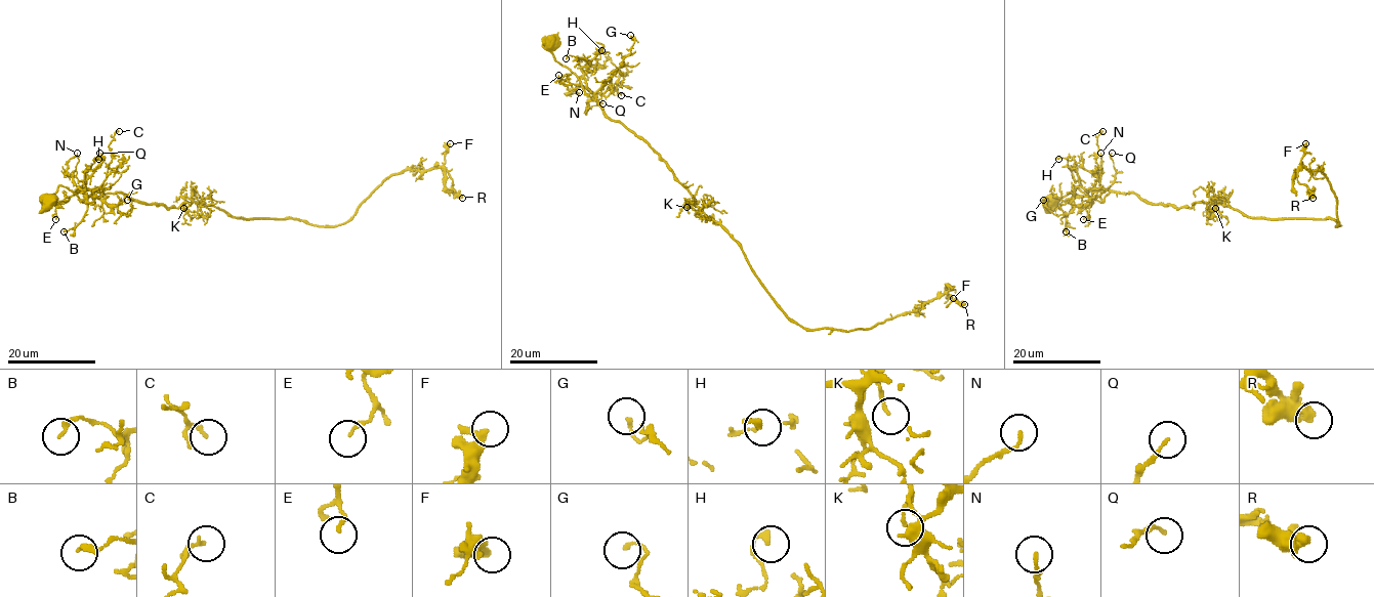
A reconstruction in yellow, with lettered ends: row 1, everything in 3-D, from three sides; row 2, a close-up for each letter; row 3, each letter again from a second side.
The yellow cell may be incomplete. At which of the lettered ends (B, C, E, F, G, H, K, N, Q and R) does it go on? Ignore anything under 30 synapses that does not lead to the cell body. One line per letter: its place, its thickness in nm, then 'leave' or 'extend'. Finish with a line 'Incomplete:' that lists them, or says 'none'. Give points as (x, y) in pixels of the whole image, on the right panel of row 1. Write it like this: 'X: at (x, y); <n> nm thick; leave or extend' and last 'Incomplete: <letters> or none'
B: at (1066, 231); 190 nm thick; leave
C: at (1102, 131); 120 nm thick; leave
E: at (1083, 219); 130 nm thick; leave
F: at (1305, 143); 240 nm thick; leave
G: at (1043, 200); 140 nm thick; leave
H: at (1058, 159); 220 nm thick; leave
K: at (1215, 208); 120 nm thick; leave
N: at (1100, 153); 130 nm thick; leave
Q: at (1112, 153); 120 nm thick; leave
R: at (1313, 198); 550 nm thick; leave
Incomplete: none

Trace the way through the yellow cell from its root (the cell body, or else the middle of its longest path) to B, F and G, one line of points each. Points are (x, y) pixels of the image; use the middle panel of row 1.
B: (551, 45), (552, 56), (579, 77), (584, 74), (580, 69), (590, 64), (581, 57), (570, 55), (566, 58)
F: (551, 45), (802, 327), (870, 329), (953, 298)
G: (551, 45), (552, 56), (582, 77), (586, 86), (594, 92), (630, 53), (634, 43), (630, 35)

